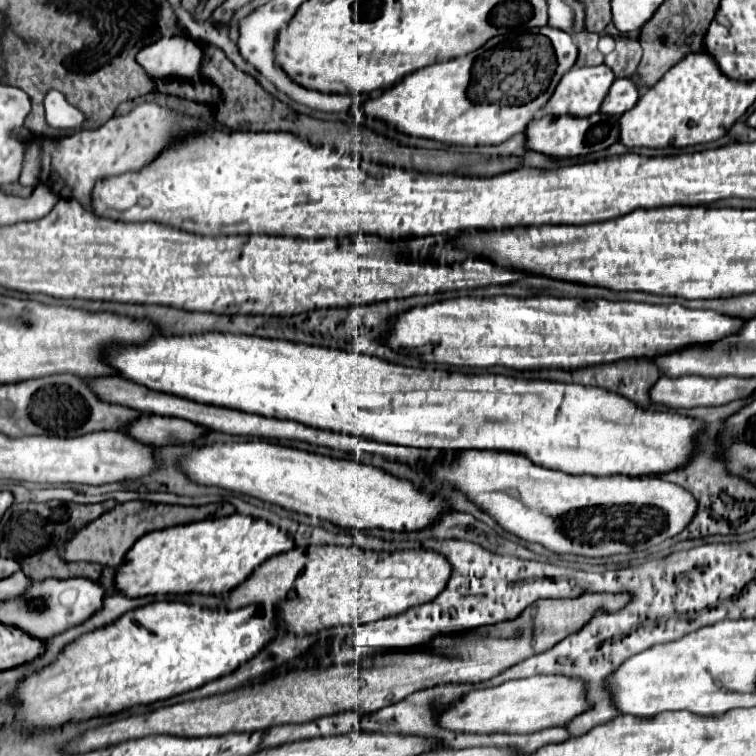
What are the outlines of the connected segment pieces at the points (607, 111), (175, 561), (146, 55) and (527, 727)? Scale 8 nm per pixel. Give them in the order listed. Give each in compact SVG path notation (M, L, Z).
M617 79L611 85L611 89L607 93L607 99L599 107L599 111L603 115L623 115L637 101L639 101L639 89L637 89L637 85L631 79Z
M237 513L223 519L167 527L143 535L127 551L125 563L119 565L115 573L115 589L127 593L127 597L185 593L221 595L243 583L265 559L285 553L291 547L291 537L275 525Z
M163 37L143 47L137 53L137 61L155 79L169 75L193 79L199 75L201 49L189 37Z
M535 675L531 679L517 679L507 681L497 687L489 689L477 689L467 693L461 701L455 701L449 711L439 715L439 723L453 731L467 731L467 733L533 733L547 727L567 725L573 717L585 713L591 709L591 703L587 699L587 685L583 679L569 677L569 675Z

